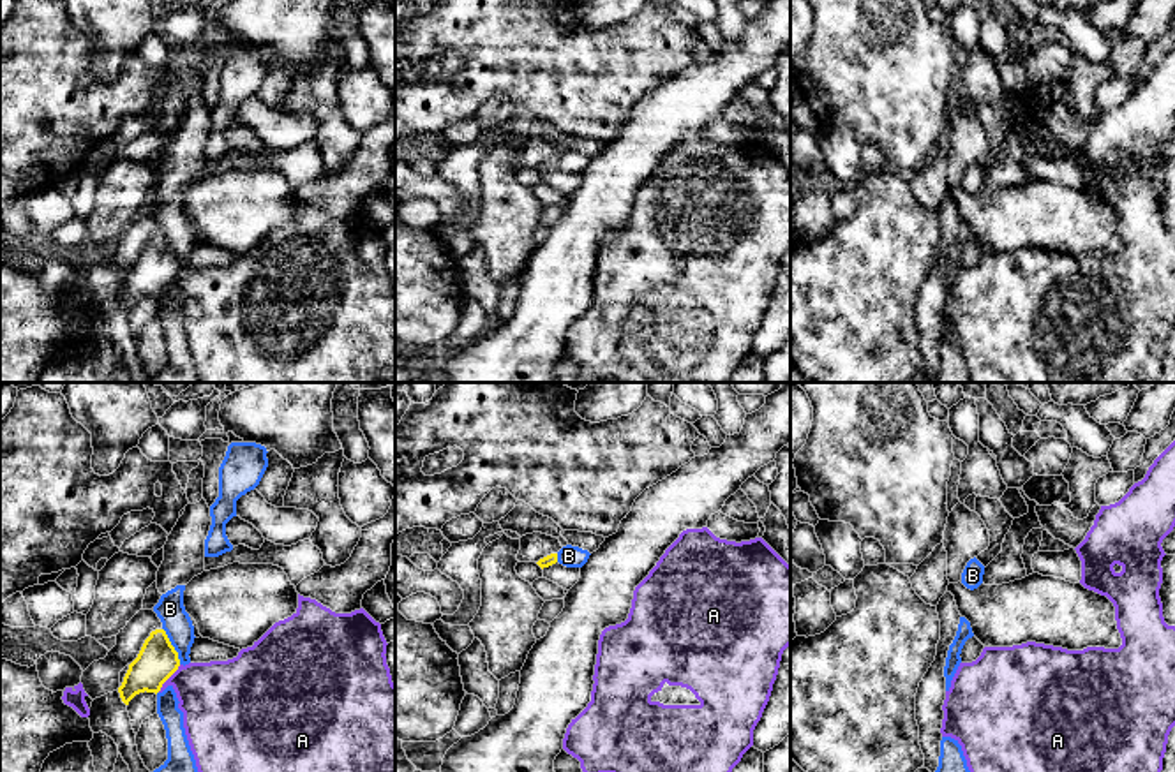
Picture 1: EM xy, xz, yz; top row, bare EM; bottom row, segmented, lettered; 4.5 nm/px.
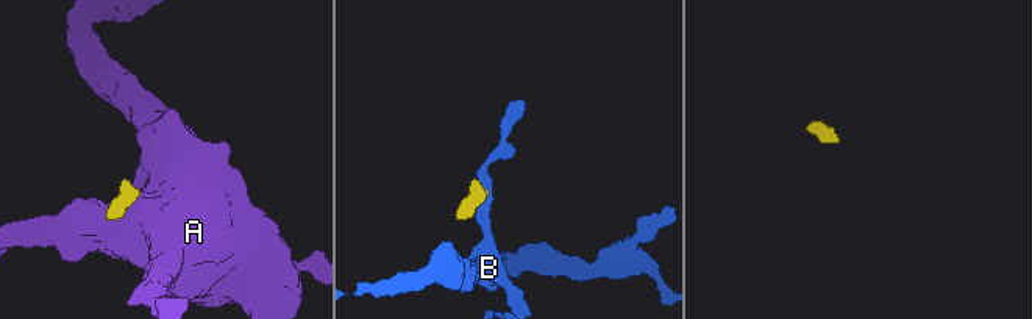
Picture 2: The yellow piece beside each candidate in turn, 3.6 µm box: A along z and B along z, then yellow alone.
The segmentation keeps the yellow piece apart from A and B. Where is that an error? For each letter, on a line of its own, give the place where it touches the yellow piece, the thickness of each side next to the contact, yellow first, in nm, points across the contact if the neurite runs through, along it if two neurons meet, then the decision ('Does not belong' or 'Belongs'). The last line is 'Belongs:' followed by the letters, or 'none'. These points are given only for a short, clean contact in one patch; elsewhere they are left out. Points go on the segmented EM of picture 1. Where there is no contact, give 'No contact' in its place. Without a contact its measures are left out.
A: Touches yellow at xy (168, 677). Thickness 190 nm (yellow) against 340 nm. Boundary: xy (180, 665), (157, 691). Does not belong
B: Touches yellow at xy (172, 645). Thickness 190 nm (yellow) against 130 nm. Boundary: xy (163, 628), (180, 663). Does not belong
Belongs: none

